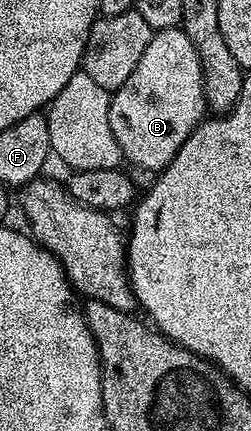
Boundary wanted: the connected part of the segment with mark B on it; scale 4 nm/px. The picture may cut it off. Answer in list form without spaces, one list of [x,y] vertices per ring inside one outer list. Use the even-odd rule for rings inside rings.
[[[181,26],[155,31],[140,65],[110,97],[111,129],[125,162],[153,173],[162,172],[174,160],[207,111],[198,50]]]

